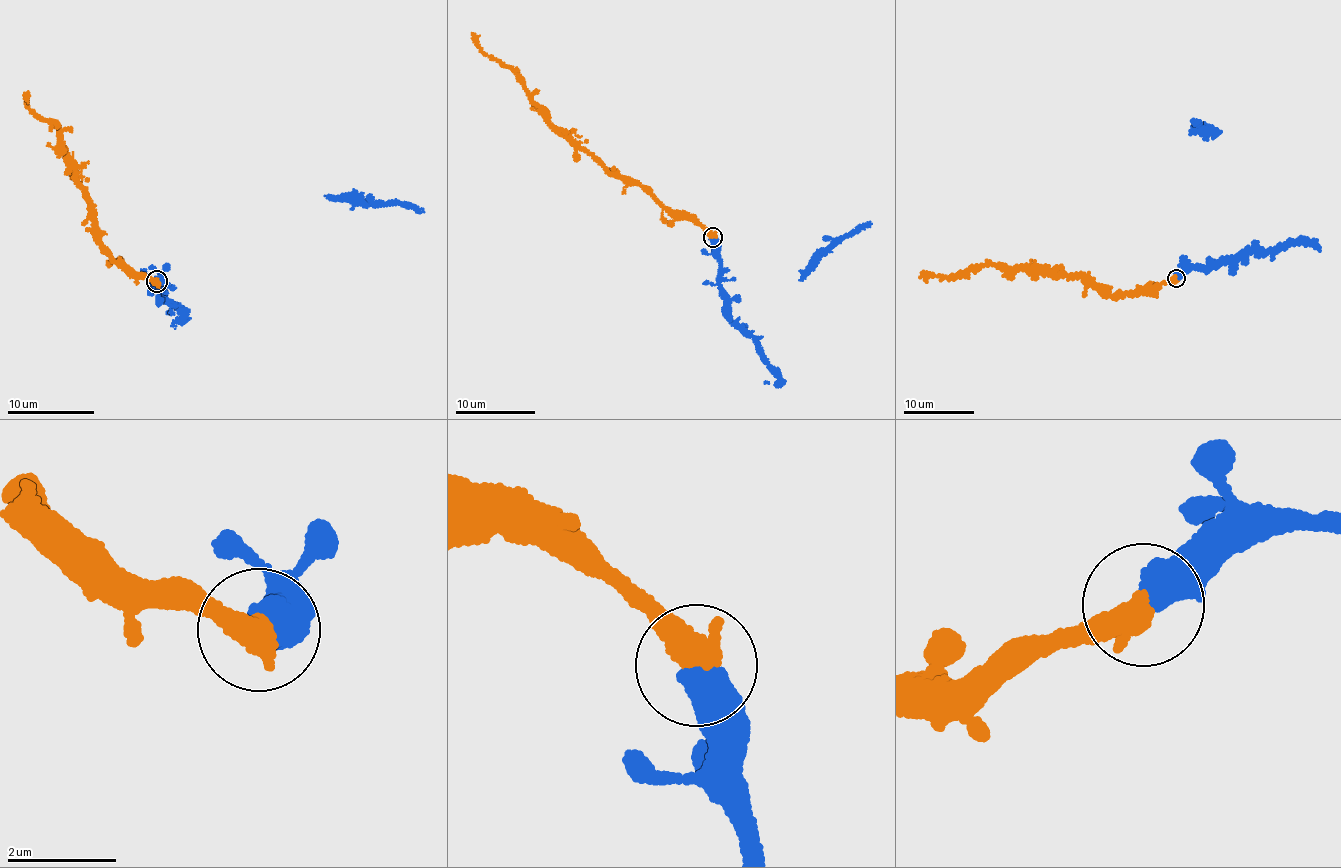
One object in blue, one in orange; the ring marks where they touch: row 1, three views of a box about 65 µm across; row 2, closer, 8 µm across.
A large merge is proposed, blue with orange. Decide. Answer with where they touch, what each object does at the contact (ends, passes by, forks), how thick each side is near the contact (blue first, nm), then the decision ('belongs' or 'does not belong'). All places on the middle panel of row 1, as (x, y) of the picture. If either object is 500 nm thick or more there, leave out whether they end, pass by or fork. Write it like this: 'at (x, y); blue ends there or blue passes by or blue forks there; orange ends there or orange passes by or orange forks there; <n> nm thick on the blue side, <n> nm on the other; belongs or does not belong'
at (712, 237); 550 nm thick on the blue side, 550 nm on the other; belongs

